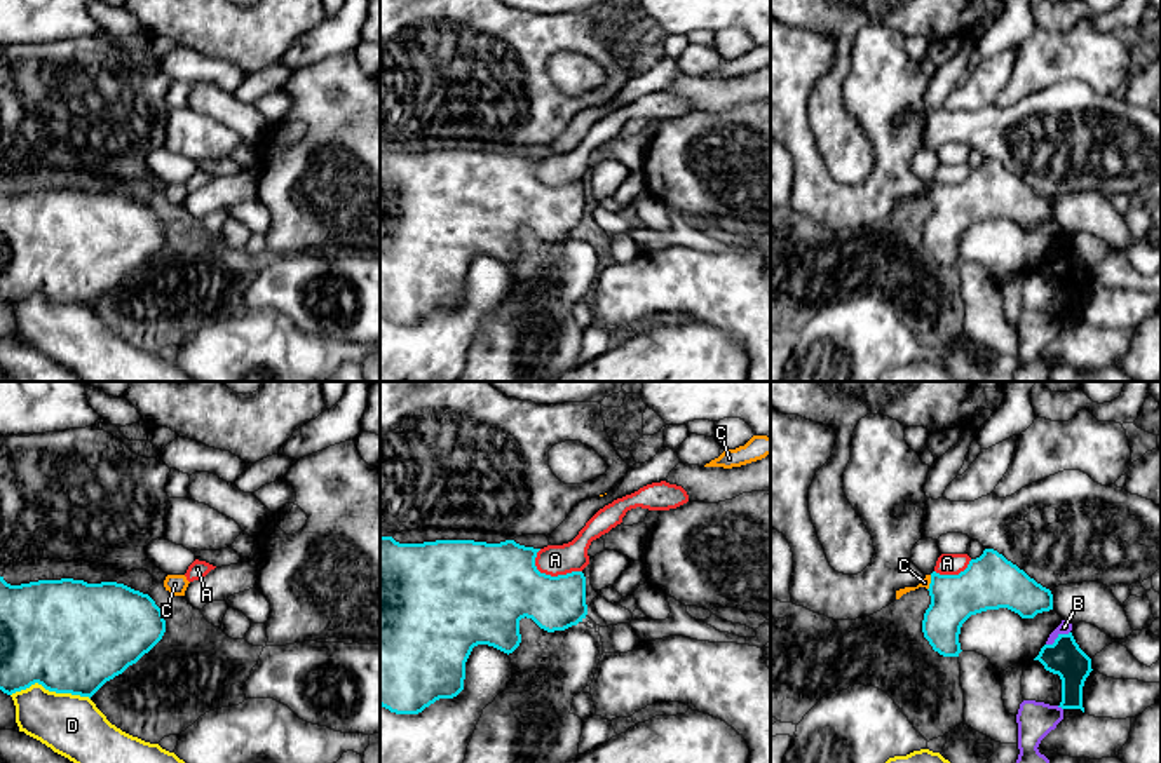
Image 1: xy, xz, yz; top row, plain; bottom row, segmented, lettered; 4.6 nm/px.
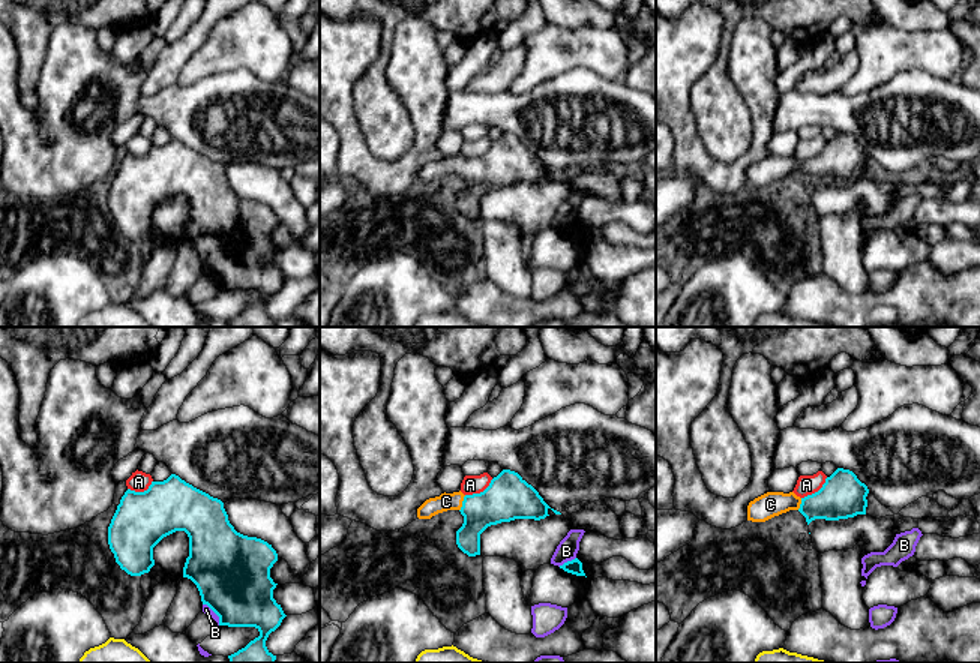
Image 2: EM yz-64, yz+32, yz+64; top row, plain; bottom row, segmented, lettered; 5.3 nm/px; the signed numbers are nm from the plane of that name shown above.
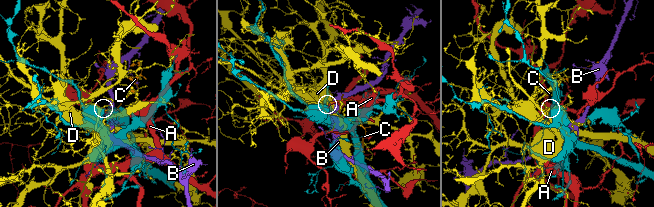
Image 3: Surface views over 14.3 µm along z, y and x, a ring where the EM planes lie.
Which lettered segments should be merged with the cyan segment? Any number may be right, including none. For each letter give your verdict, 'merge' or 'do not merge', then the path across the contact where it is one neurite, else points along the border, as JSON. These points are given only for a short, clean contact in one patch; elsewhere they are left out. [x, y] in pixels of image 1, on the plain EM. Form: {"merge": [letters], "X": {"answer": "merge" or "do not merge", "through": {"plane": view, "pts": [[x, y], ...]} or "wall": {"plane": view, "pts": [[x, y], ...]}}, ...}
{"merge": ["C"], "A": {"answer": "do not merge"}, "B": {"answer": "do not merge"}, "C": {"answer": "merge", "through": {"plane": "yz", "pts": [[985, 194], [931, 192], [926, 190]]}}, "D": {"answer": "do not merge"}}

